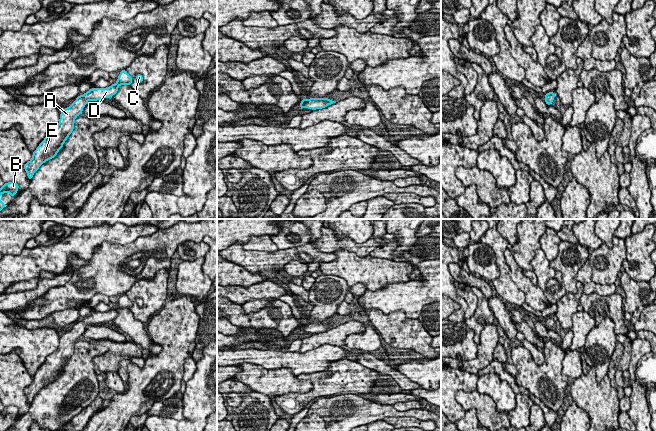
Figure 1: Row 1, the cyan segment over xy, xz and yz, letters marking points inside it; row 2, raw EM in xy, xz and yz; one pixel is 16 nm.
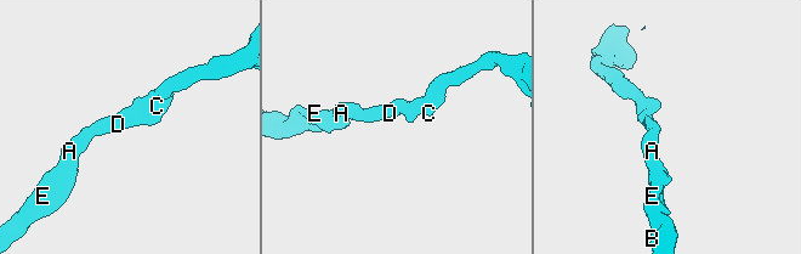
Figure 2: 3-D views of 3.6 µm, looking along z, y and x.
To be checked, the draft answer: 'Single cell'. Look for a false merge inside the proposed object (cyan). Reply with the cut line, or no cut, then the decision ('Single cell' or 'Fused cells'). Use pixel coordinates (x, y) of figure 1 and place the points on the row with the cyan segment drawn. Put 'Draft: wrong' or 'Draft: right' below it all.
No split. Single cell
Draft: right

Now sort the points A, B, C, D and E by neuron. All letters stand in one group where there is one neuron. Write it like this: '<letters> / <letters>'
A B C D E

